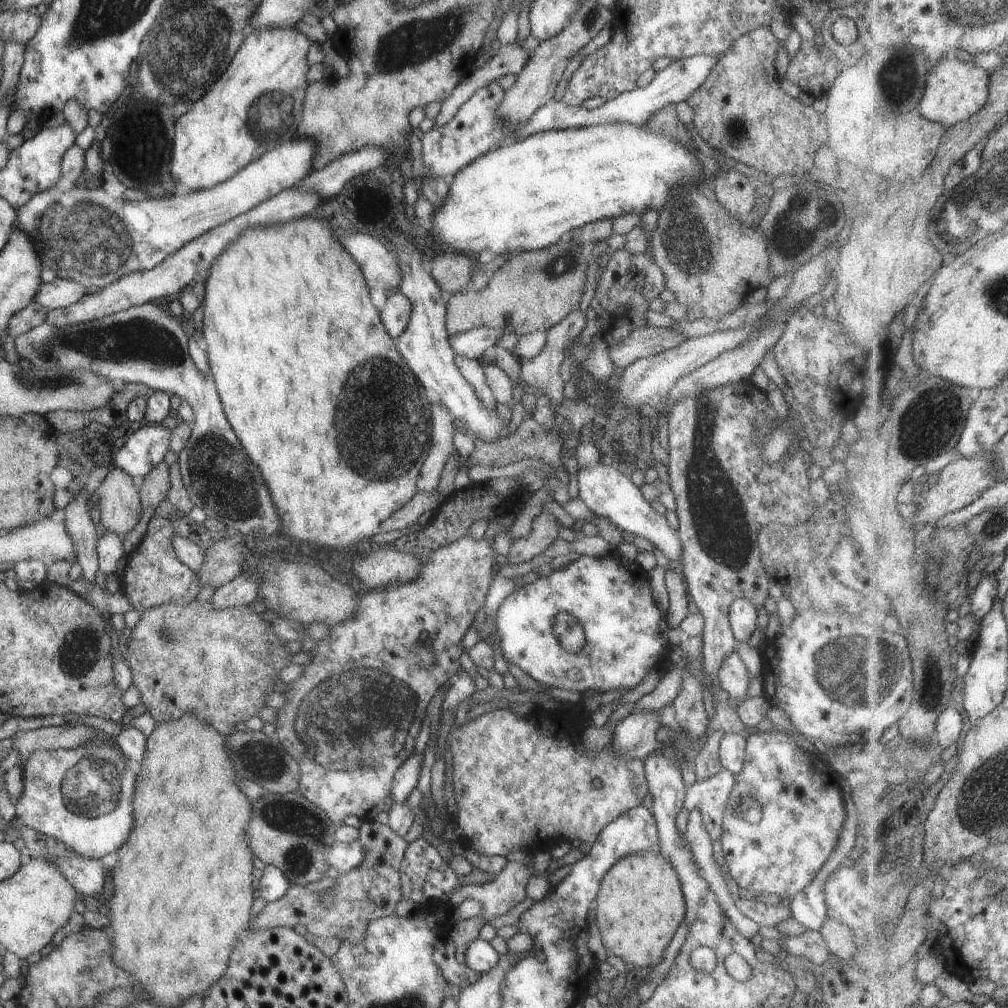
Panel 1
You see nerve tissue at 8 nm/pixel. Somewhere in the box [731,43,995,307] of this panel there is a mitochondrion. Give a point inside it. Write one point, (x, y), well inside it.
(898, 78)

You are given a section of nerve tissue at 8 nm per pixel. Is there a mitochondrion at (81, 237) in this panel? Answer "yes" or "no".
yes

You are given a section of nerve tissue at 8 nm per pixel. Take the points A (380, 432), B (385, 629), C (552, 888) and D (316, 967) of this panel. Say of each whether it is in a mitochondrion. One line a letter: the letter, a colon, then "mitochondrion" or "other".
A: mitochondrion
B: other
C: other
D: other

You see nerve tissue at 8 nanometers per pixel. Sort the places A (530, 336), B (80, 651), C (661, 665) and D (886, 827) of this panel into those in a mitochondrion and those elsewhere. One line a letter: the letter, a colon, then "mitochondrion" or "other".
A: other
B: mitochondrion
C: other
D: other

